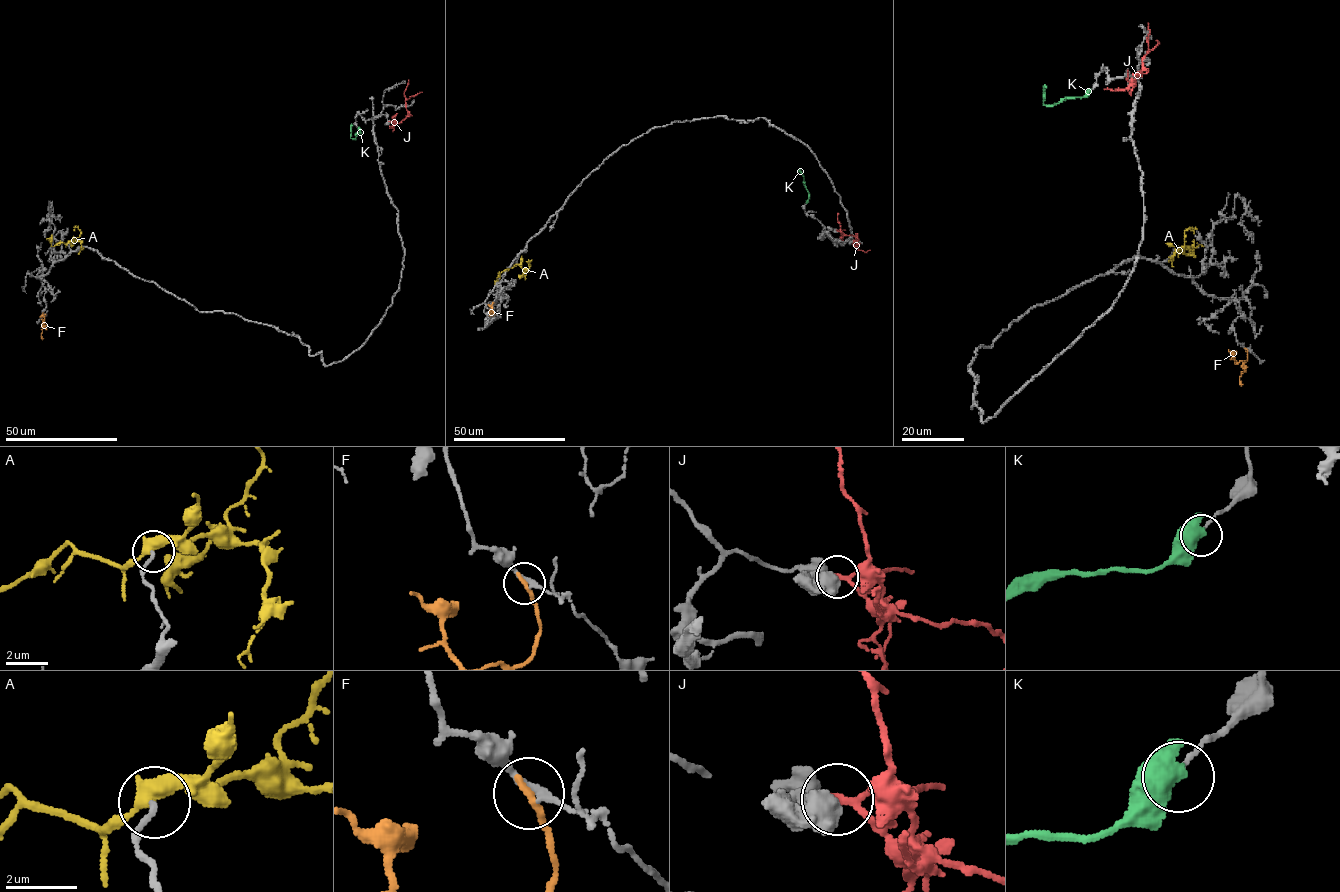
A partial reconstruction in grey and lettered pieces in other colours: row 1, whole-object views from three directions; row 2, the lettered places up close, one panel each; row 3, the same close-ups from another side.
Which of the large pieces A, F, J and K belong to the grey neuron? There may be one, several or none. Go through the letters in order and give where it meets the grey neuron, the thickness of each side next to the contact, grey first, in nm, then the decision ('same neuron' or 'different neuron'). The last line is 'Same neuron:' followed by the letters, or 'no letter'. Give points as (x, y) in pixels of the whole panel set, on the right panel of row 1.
A: meets grey at (1175, 250); 130 nm thick on the grey side, 360 nm on the other; same neuron
F: meets grey at (1245, 349); 220 nm thick on the grey side, 240 nm on the other; different neuron
J: meets grey at (1128, 82); 440 nm thick on the grey side, 160 nm on the other; different neuron
K: meets grey at (1089, 92); 120 nm thick on the grey side, 750 nm on the other; different neuron
Same neuron: A

